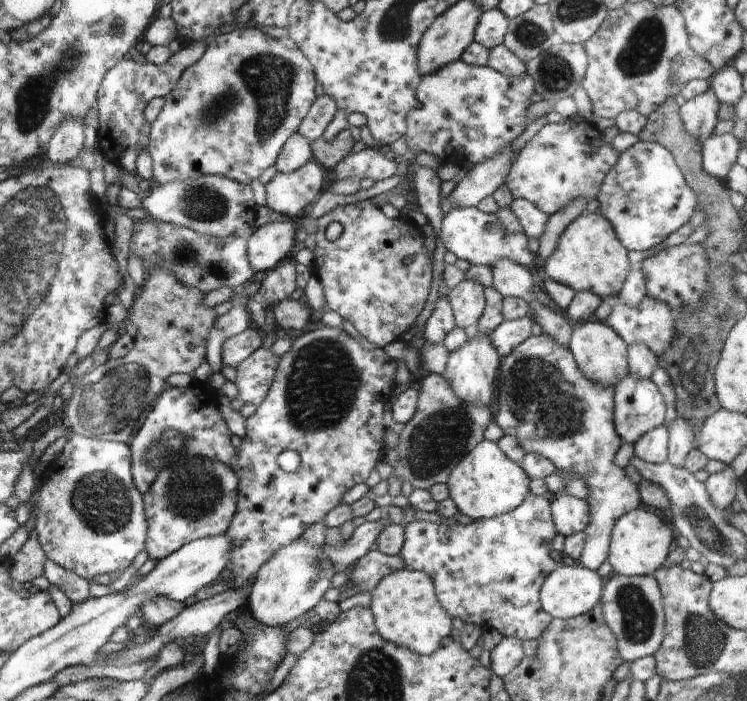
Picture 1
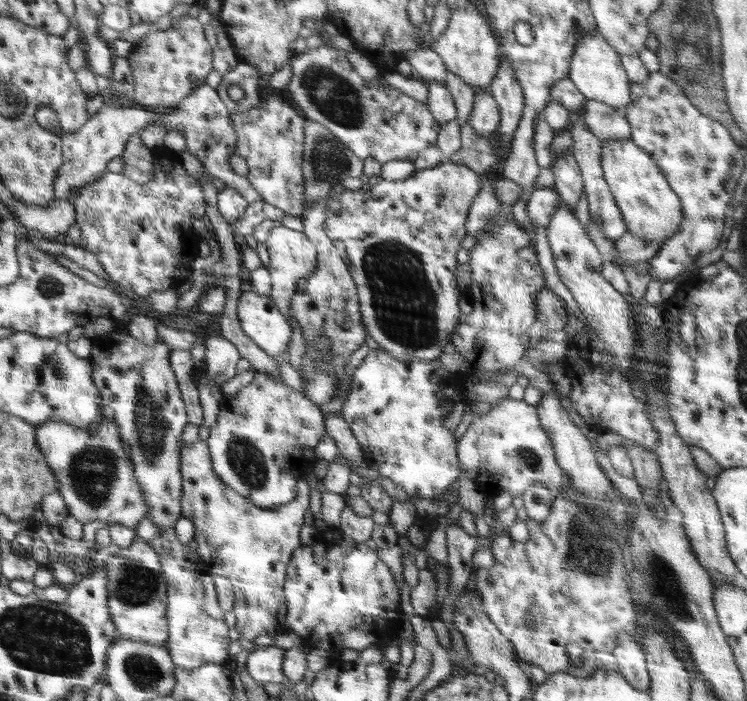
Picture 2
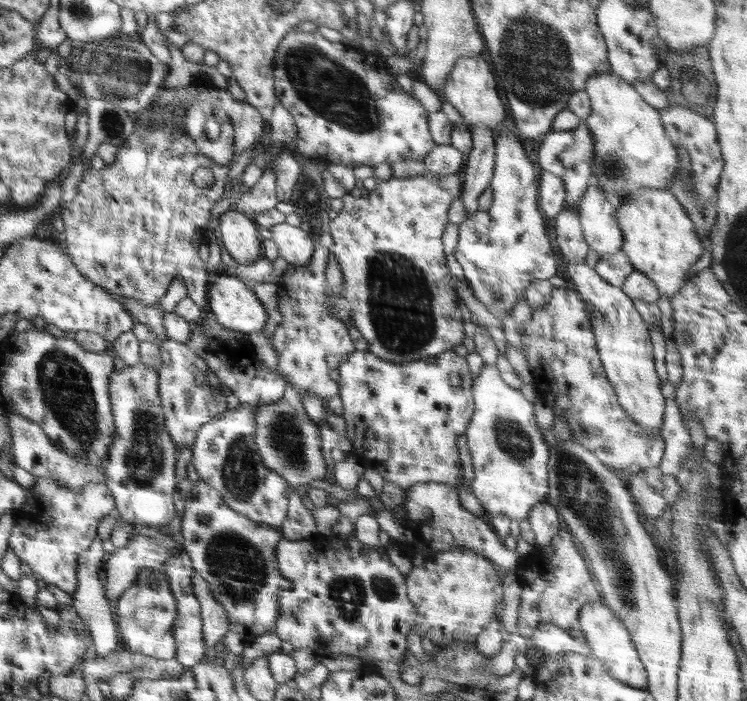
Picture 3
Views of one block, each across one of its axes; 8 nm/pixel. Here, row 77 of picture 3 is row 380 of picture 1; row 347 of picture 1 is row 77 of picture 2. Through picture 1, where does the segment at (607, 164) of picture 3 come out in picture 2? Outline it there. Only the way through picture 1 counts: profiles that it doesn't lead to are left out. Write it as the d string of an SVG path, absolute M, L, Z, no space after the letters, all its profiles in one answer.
M597 29L580 33L580 39L576 41L576 51L572 53L572 59L570 59L567 78L572 80L576 89L586 100L604 102L607 106L612 106L623 112L630 103L629 80L622 67L619 54Z

